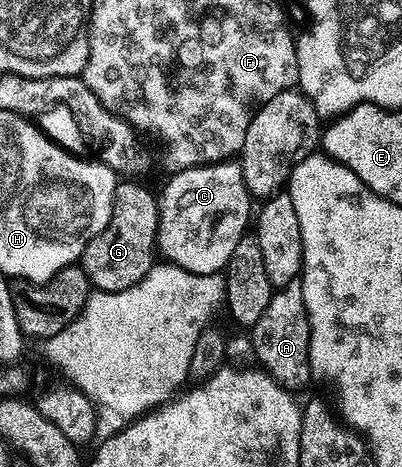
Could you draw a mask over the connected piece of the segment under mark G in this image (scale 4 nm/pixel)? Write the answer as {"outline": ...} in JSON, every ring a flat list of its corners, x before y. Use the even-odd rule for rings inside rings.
{"outline":[[120,180,112,201,110,220,82,252,78,265,86,272,88,282,96,290,122,292,142,280,158,262,156,237,160,227,160,204,155,193,151,194,136,180]]}

